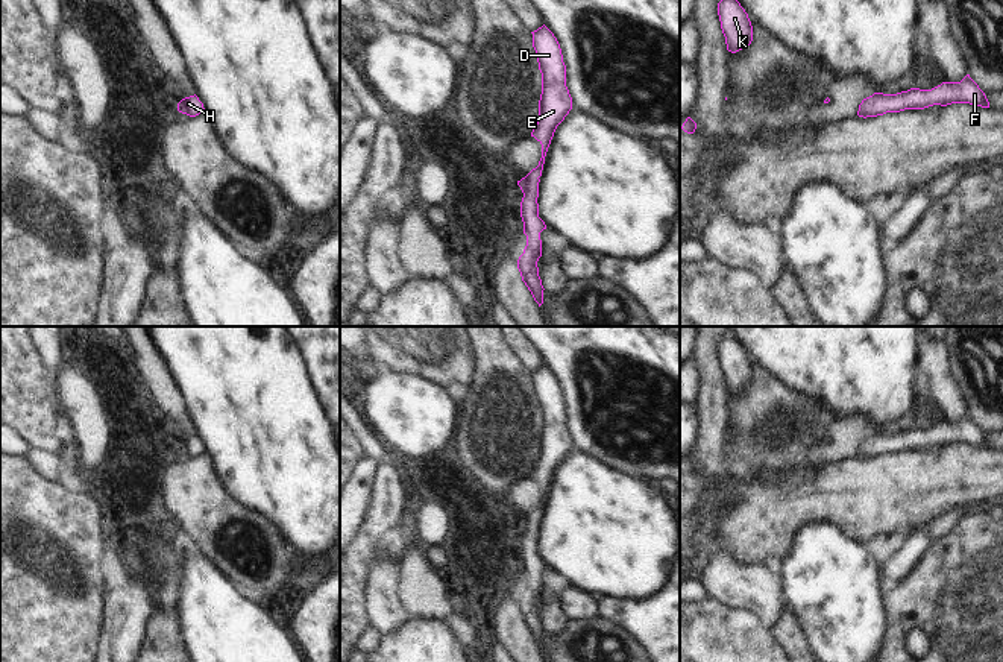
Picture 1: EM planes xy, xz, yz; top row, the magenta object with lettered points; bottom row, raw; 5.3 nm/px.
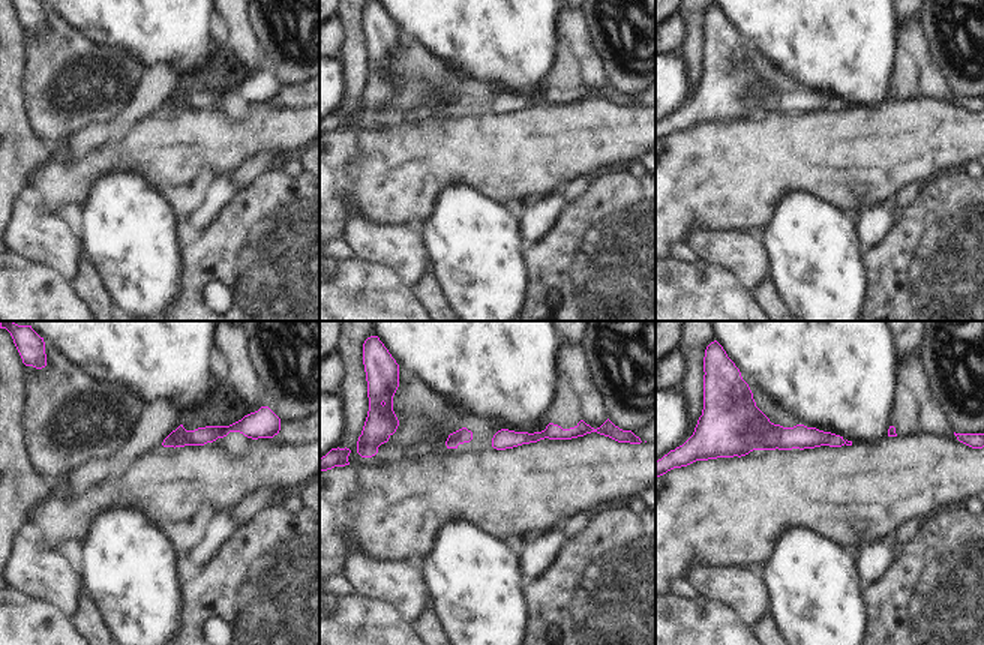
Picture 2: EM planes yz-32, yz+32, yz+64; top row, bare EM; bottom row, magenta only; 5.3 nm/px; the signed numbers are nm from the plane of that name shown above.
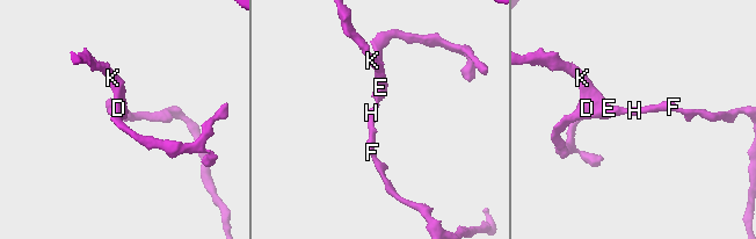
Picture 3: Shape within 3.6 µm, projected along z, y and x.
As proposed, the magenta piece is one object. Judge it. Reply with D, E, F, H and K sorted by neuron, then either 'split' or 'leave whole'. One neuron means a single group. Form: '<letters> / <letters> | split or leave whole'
D E F H K | leave whole

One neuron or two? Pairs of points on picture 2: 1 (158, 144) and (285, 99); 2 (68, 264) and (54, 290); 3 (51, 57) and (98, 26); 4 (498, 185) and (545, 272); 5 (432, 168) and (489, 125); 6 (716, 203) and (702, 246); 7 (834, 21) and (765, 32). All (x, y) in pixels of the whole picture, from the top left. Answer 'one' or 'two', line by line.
1: two
2: two
3: two
4: two
5: one
6: two
7: one

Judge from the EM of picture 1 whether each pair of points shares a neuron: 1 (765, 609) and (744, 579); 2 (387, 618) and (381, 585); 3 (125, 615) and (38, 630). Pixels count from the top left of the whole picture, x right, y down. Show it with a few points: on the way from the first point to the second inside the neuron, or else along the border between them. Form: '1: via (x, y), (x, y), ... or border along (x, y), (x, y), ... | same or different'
1: via (765, 602), (751, 586) | same
2: via (386, 611), (383, 592) | same
3: border along (106, 591), (105, 620), (97, 646) | different

